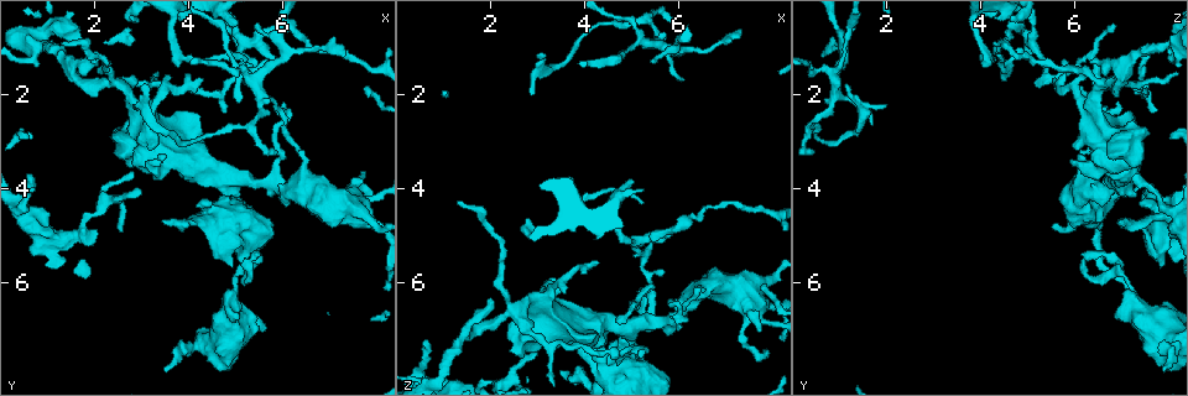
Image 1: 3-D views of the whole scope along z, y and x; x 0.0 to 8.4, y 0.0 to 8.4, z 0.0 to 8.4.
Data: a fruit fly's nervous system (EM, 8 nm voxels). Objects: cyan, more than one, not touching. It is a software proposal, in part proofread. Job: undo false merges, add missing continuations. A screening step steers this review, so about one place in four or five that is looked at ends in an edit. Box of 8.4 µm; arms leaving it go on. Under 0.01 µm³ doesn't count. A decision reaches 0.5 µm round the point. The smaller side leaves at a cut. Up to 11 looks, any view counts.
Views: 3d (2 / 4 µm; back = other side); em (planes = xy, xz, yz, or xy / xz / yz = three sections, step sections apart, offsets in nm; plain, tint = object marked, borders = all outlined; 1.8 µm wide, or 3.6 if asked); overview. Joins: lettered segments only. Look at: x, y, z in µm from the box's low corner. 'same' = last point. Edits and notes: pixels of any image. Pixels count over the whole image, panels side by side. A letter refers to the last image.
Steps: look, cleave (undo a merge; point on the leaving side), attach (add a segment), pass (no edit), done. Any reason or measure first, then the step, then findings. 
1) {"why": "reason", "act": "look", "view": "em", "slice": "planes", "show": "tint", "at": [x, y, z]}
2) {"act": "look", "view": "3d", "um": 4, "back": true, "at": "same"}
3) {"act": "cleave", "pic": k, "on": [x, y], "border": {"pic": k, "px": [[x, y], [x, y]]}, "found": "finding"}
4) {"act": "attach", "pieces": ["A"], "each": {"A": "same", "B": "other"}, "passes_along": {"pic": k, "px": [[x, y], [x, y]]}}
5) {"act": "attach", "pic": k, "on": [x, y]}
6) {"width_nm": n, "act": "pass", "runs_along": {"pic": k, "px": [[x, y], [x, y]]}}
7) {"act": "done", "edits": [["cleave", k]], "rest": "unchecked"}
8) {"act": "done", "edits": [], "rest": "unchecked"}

{"why": "calibre changes", "act": "look", "view": "em", "slice": "planes", "show": "tint", "at": [4.80, 5.35, 7.75]}

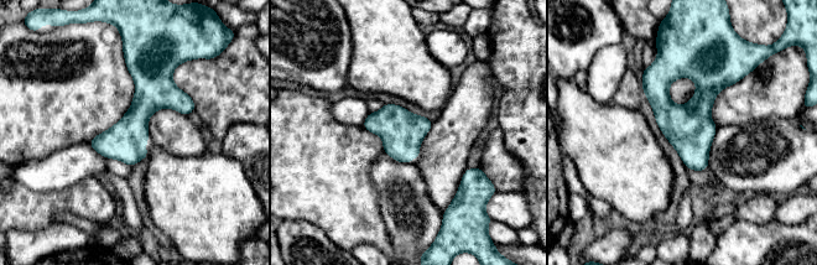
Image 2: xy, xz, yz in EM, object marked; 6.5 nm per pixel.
{"act": "look", "view": "em", "slice": "planes", "show": "borders", "at": "same"}

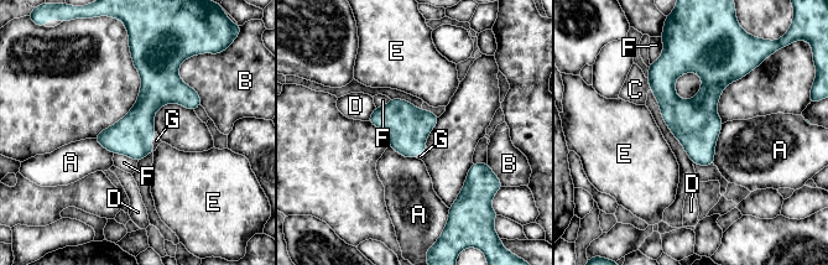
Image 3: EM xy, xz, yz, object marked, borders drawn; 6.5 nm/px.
{"act": "attach", "pieces": ["G"], "each": {"A": "other", "B": "other", "C": "other", "D": "other", "E": "other", "F": "other", "G": "same"}, "found": "the neuron continues"}

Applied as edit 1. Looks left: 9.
{"why": "looks like a crossing", "act": "look", "view": "3d", "um": 4, "back": true, "at": [2.65, 1.75, 6.60]}

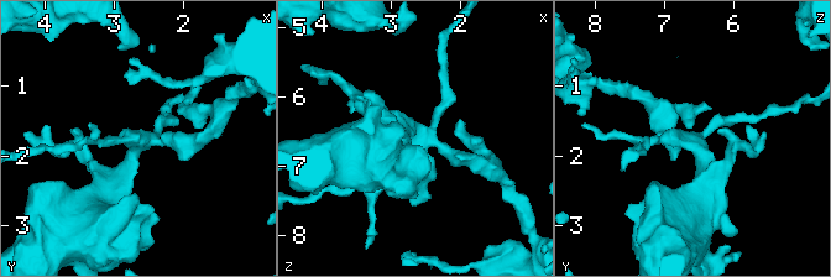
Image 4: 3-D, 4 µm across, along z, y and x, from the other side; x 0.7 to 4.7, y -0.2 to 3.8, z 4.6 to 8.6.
{"arms": 4, "why": "need the tissue", "act": "look", "view": "em", "slice": "xy", "step": 16, "show": "tint", "at": [2.65, 1.85, 6.65]}

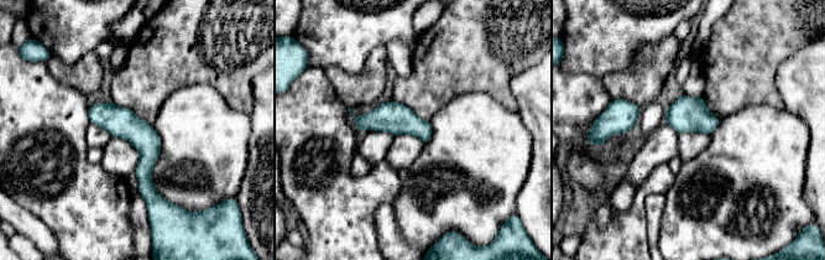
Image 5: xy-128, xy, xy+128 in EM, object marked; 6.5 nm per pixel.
{"why": "another direction", "act": "look", "view": "em", "slice": "planes", "show": "borders", "at": "same"}

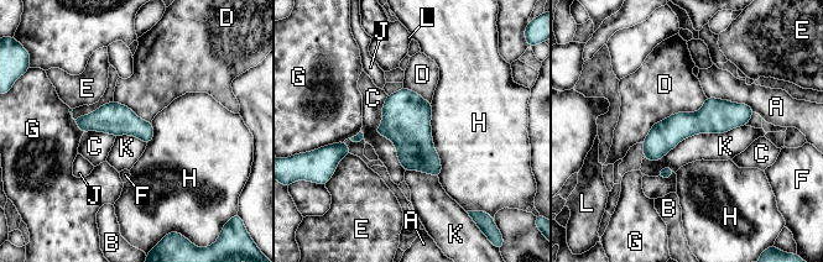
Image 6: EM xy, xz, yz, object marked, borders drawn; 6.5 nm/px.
{"width_nm": 190, "act": "pass", "each": {"A": "other", "B": "other", "C": "other", "D": "other", "E": "other", "F": "other", "G": "other", "H": "other", "J": "other", "K": "other", "L": "other"}, "border": {"pic": 6, "px": [[745, 125], [645, 158]]}, "found": "all the same neuron"}

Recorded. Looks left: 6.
{"why": "sudden change in width", "act": "look", "view": "em", "um": 3.6, "slice": "xz", "step": 4, "show": "tint", "at": [5.20, 0.85, 5.00]}

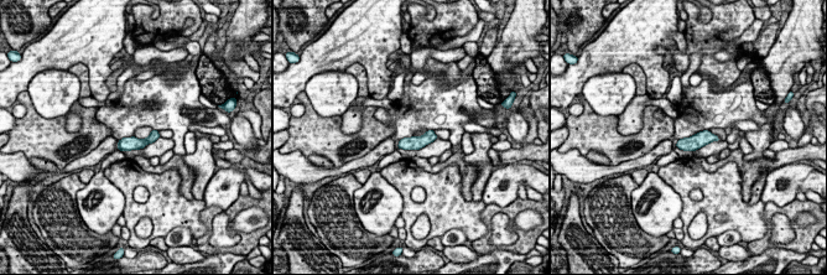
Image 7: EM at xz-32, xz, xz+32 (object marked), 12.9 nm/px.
{"act": "look", "view": "em", "um": 3.6, "slice": "xz", "step": 4, "show": "borders", "at": "same"}

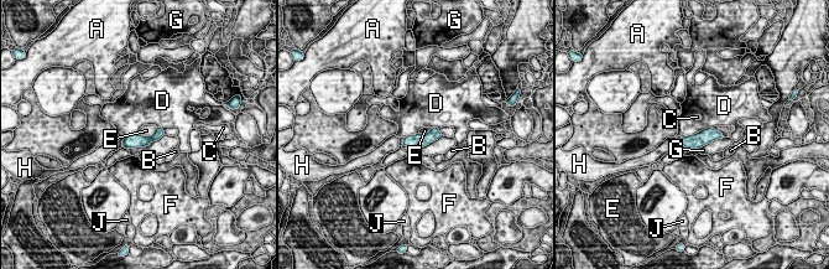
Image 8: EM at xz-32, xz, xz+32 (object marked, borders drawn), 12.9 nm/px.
{"act": "pass", "each": {"A": "other", "B": "other", "C": "other", "D": "other", "E": "other", "F": "other", "G": "other", "H": "other", "J": "other"}, "found": "continuous, no second neuron"}

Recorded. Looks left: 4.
{"why": "three-way junction", "act": "look", "view": "3d", "um": 4, "at": [5.70, 3.95, 6.85]}

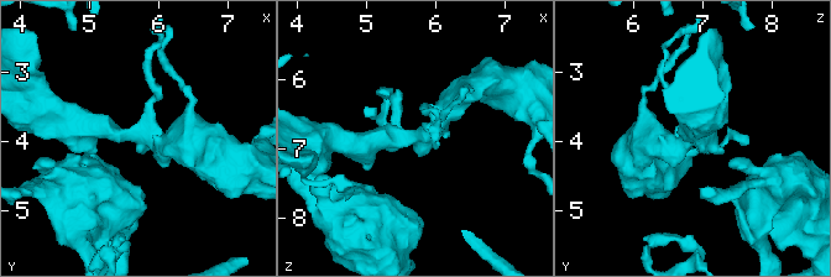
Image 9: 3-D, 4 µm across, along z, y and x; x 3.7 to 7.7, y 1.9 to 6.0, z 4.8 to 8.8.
{"arms": 3, "why": "now the EM", "act": "look", "view": "em", "slice": "xy", "step": 8, "show": "tint", "at": [5.70, 3.90, 6.85]}

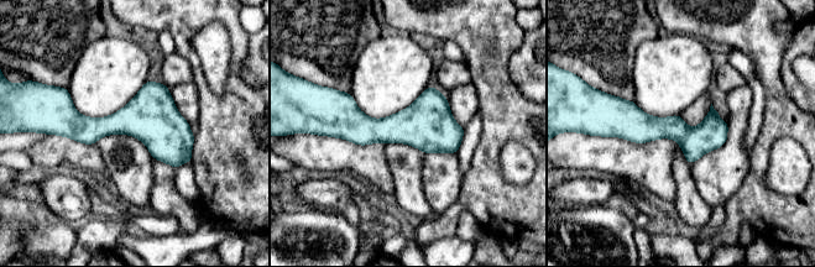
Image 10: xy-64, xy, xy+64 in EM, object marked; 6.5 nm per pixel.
{"act": "look", "view": "em", "slice": "planes", "show": "borders", "at": "same"}

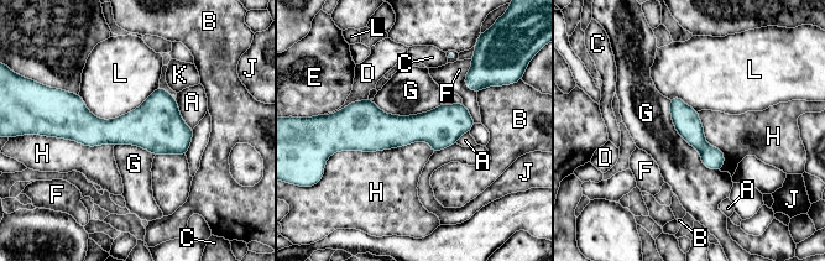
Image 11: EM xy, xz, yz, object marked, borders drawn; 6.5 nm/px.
{"longest_contact_nm": ["H", 650], "act": "pass", "each": {"A": "other", "B": "other", "C": "other", "D": "other", "E": "other", "F": "other", "G": "other", "H": "other", "J": "other", "K": "other", "L": "other"}, "found": "one neuron here"}

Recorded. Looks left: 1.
{"act": "done", "edits": [["attach", 3]], "rest": "unchecked"}

